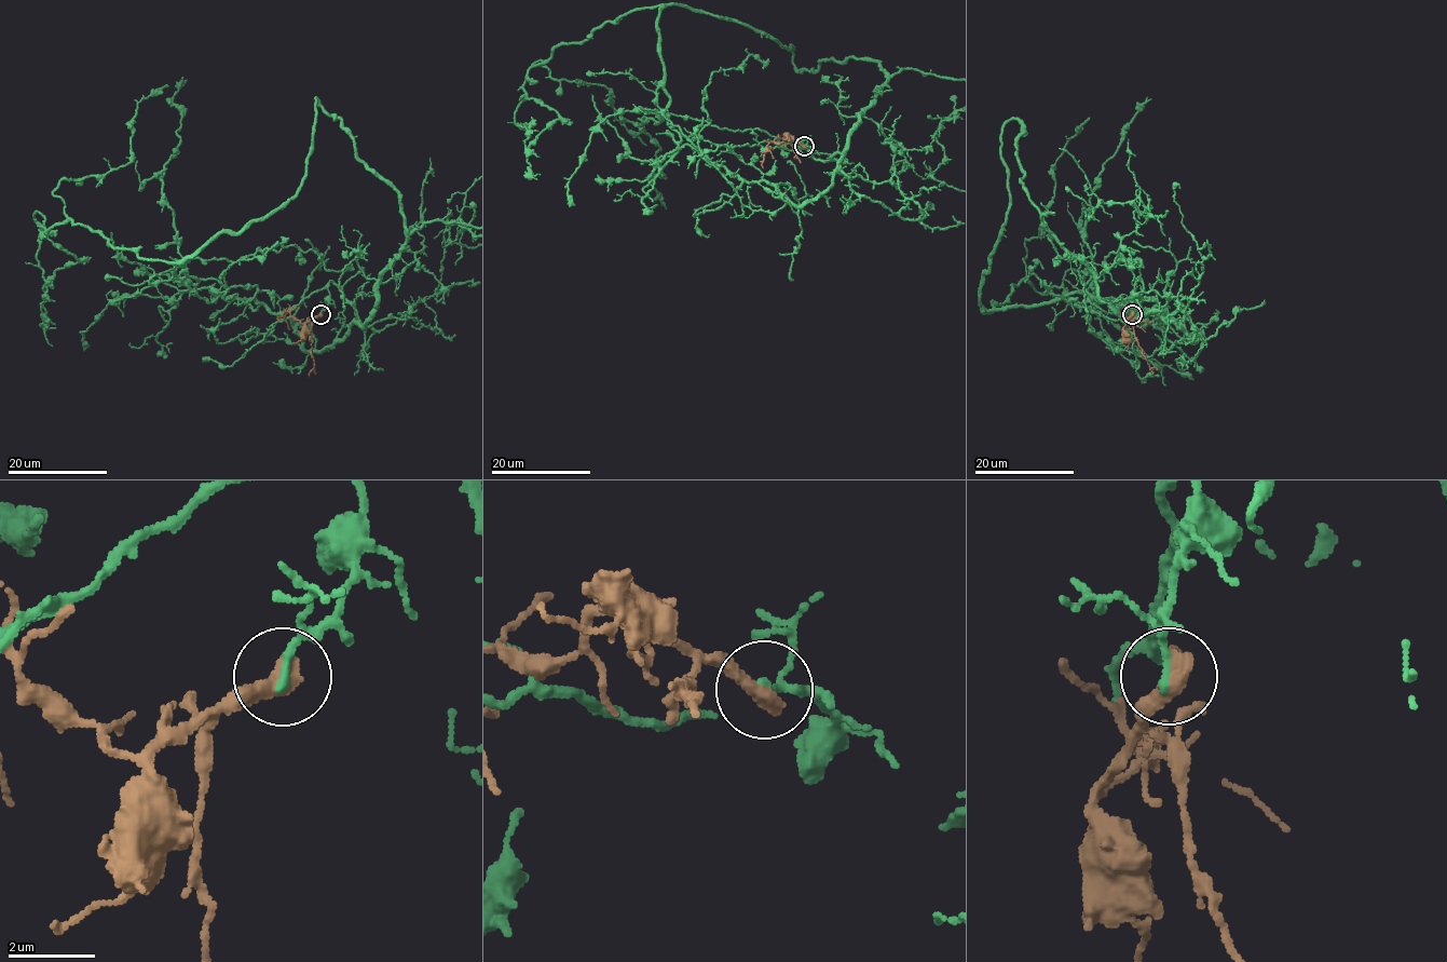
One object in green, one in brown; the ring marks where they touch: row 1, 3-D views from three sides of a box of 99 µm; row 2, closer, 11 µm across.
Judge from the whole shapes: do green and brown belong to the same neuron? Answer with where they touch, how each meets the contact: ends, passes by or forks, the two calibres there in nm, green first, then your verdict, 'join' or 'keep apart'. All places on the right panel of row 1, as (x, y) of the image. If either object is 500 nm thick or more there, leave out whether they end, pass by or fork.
at (1132, 314); 190 nm thick on the green side, 500 nm on the other; keep apart

